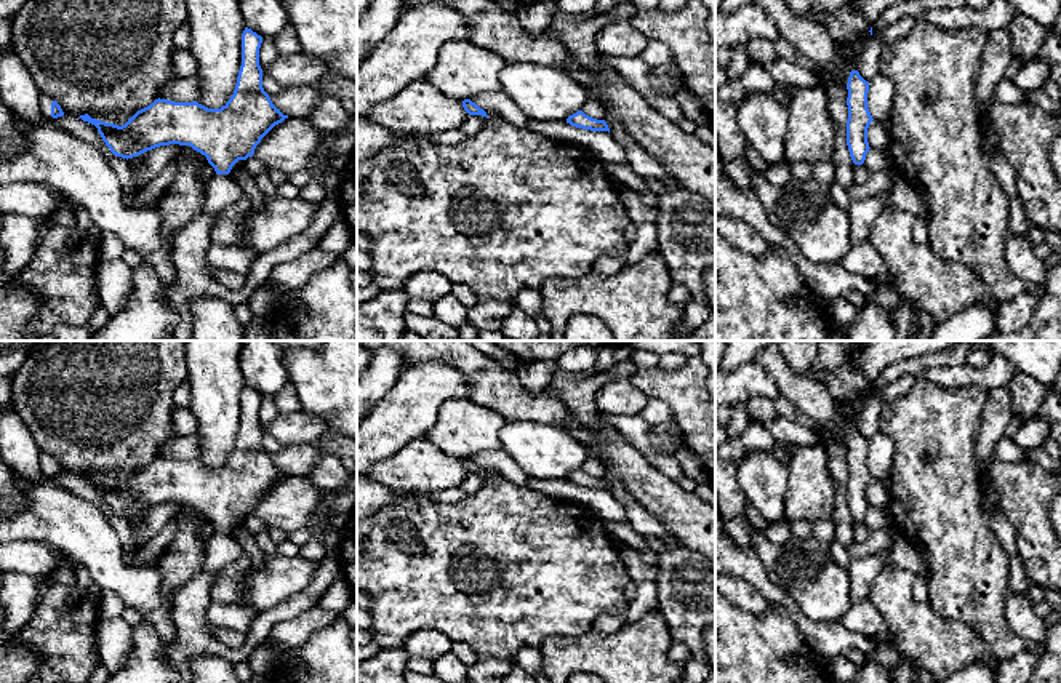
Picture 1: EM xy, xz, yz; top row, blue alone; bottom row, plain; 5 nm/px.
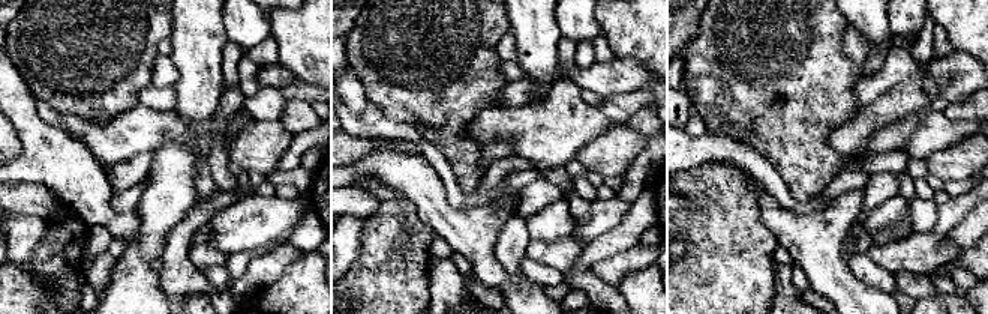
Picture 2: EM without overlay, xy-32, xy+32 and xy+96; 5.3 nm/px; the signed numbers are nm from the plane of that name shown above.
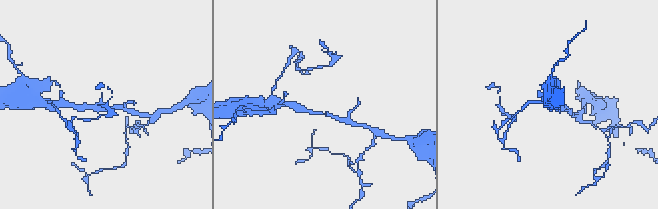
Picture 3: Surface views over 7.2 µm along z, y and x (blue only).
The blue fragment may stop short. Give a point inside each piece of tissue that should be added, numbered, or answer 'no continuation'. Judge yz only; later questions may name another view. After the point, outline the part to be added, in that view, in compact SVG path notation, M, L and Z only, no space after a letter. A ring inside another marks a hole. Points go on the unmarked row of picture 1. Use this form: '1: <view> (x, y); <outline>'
no continuation

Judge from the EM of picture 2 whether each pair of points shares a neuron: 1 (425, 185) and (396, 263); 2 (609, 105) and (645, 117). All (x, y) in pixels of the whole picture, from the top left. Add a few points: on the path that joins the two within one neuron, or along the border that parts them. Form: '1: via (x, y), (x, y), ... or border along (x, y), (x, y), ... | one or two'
1: border along (387, 187), (414, 205), (419, 218), (434, 235) | two
2: border along (651, 108), (639, 108), (625, 123) | two

